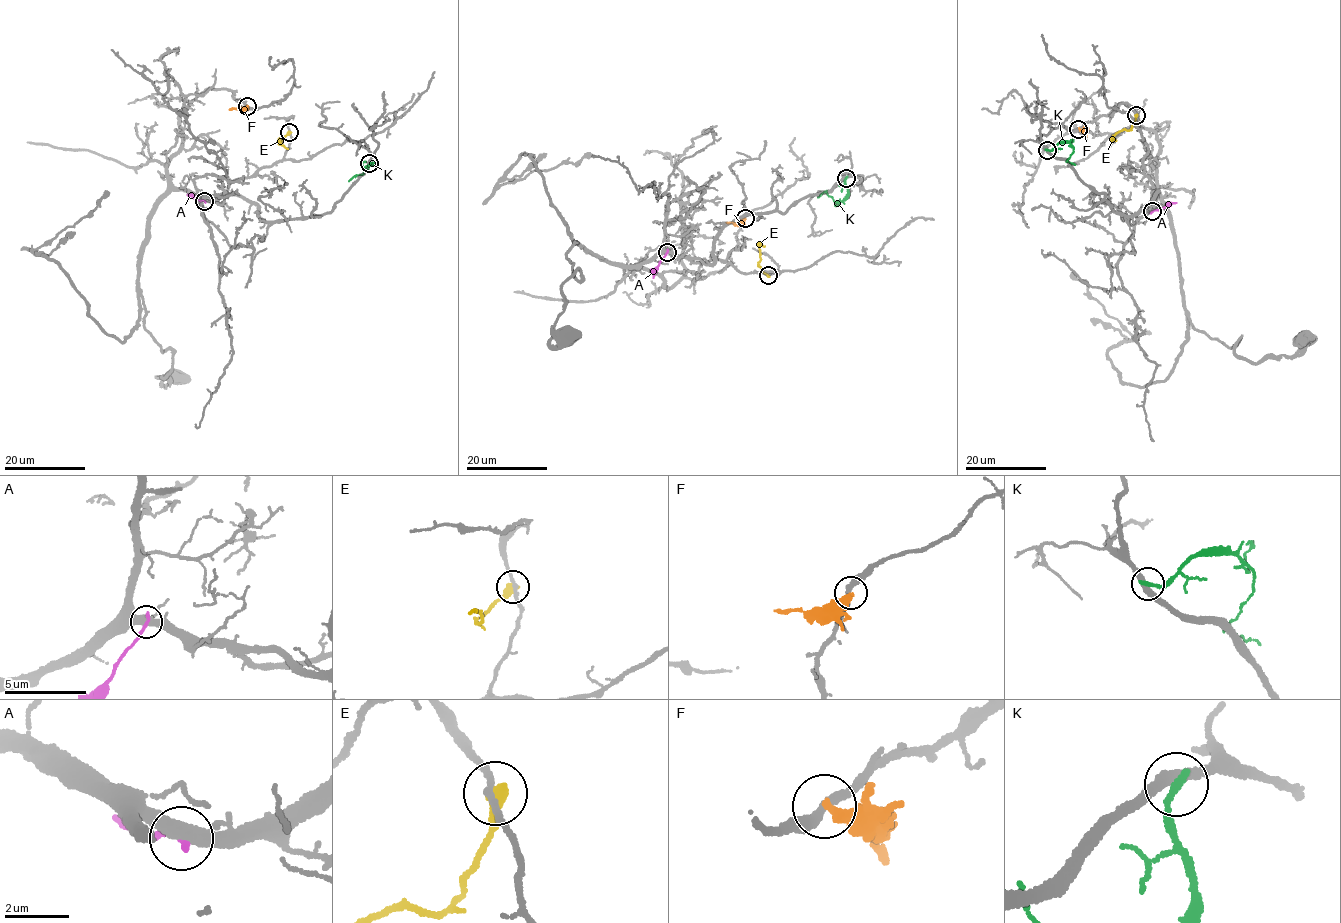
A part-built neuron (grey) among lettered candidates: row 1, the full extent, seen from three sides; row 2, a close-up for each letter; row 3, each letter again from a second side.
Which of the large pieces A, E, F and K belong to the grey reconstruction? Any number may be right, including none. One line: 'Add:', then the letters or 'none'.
Add: none

